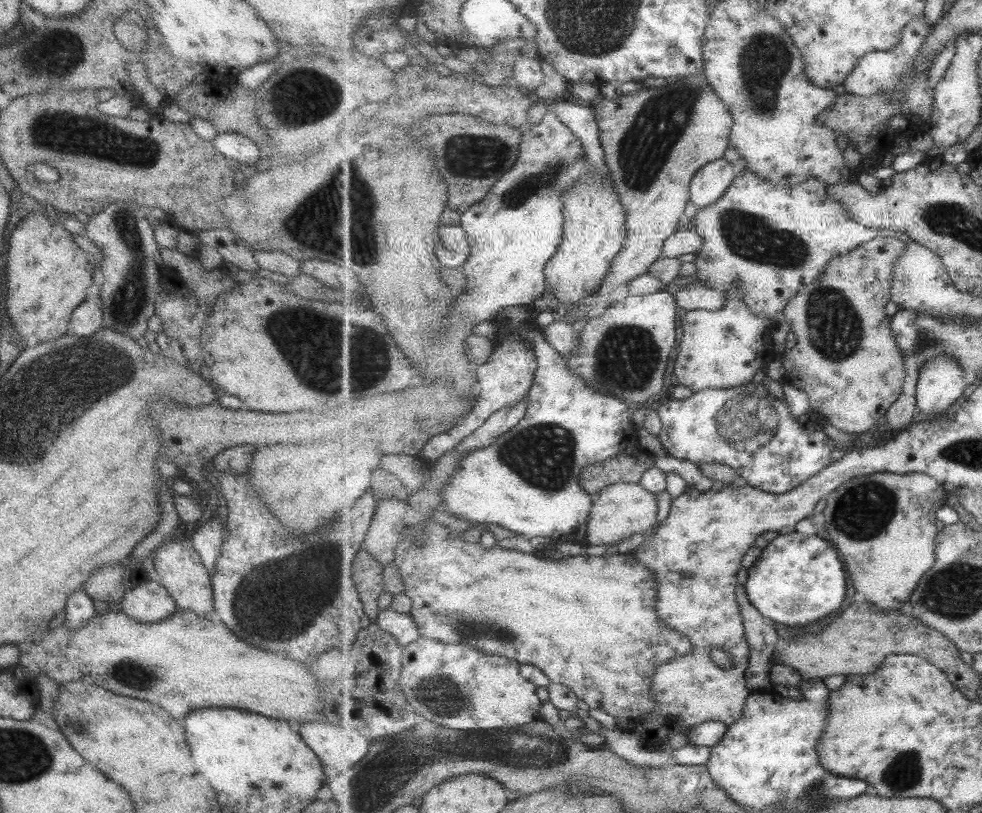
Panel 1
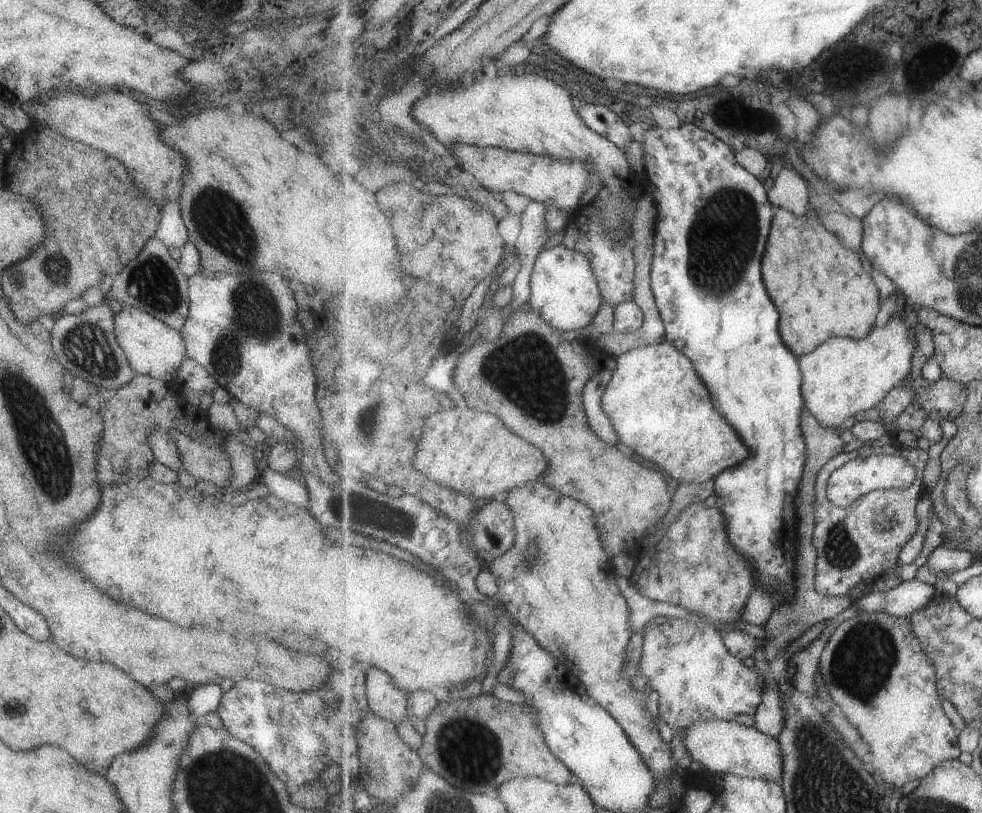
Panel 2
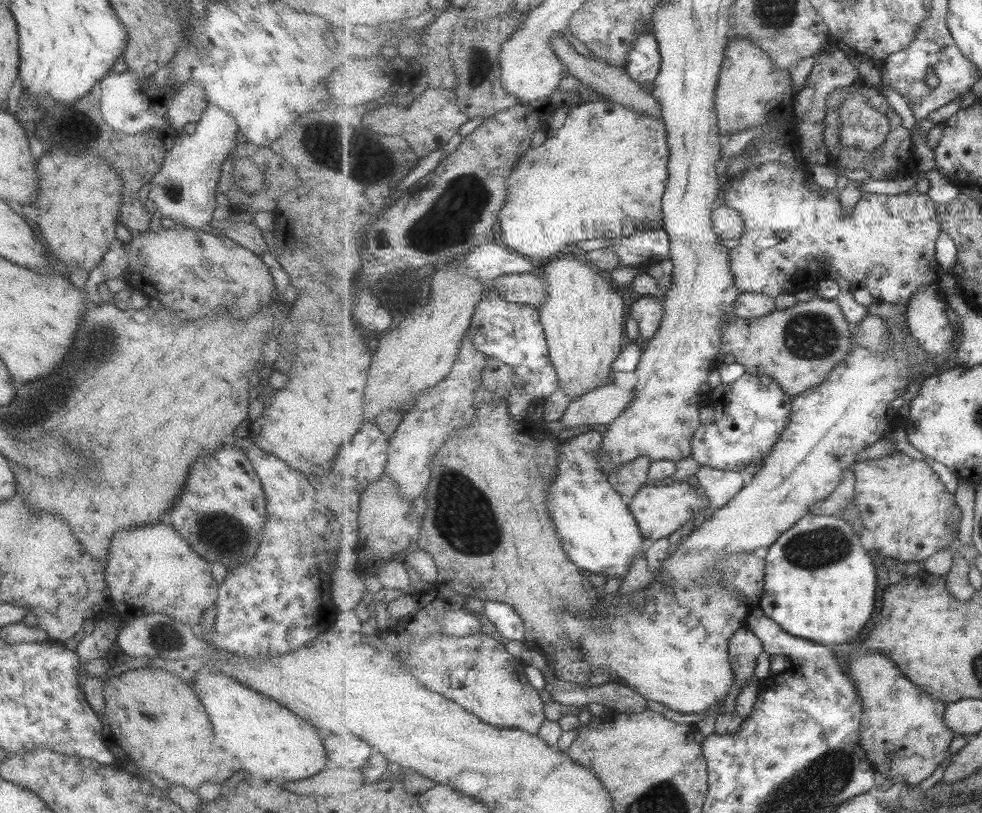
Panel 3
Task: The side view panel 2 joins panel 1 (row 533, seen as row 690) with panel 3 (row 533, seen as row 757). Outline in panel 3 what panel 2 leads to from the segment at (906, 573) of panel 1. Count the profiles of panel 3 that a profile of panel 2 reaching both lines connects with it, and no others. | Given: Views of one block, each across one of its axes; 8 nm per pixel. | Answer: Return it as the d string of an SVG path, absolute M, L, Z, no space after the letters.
M902 452L855 463L855 506L867 529L874 534L880 555L902 562L922 562L944 550L959 536L961 508L939 474L925 461Z

